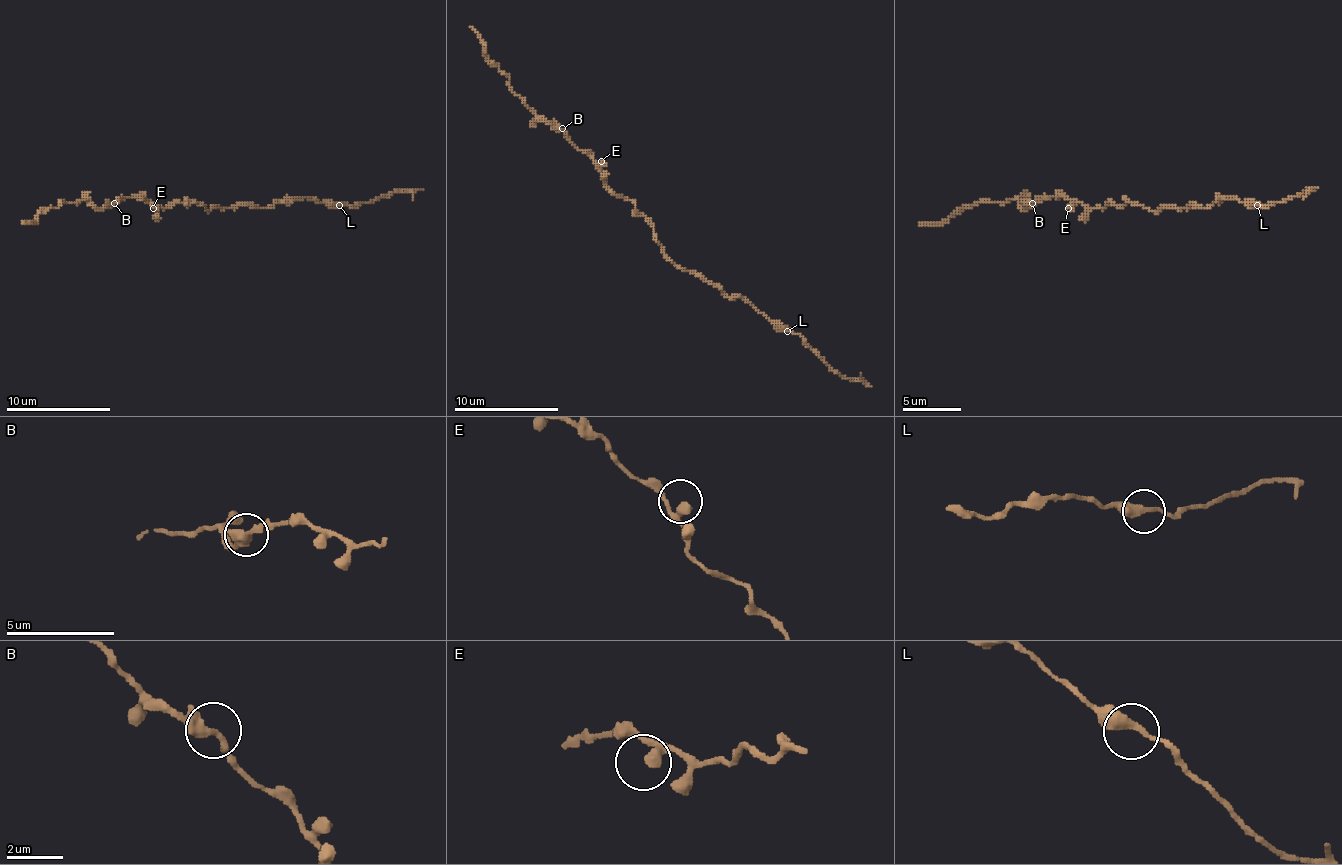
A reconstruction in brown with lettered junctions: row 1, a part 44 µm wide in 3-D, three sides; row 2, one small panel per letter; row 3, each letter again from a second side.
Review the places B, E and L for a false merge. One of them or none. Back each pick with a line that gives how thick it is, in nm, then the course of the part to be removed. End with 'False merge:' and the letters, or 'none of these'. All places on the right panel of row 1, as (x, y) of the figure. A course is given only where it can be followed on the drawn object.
False merge: none of these

